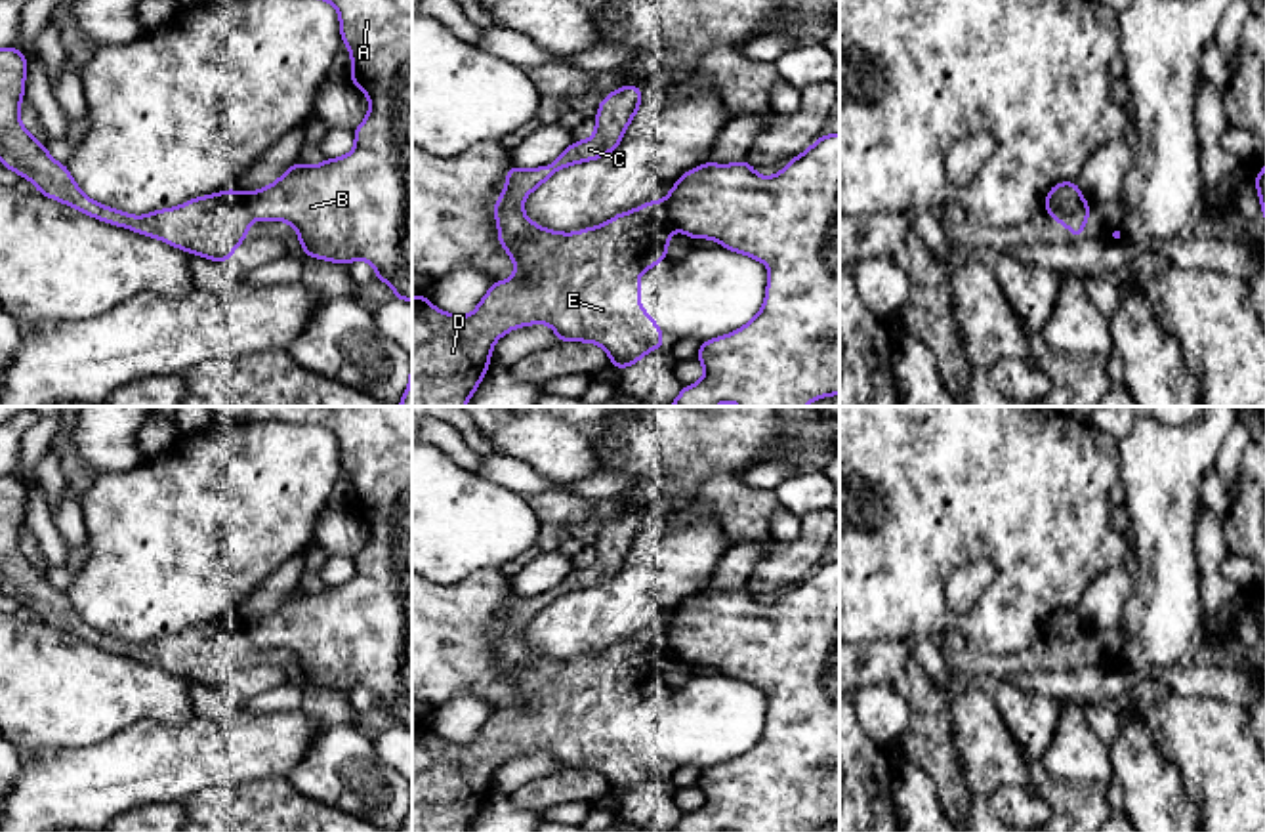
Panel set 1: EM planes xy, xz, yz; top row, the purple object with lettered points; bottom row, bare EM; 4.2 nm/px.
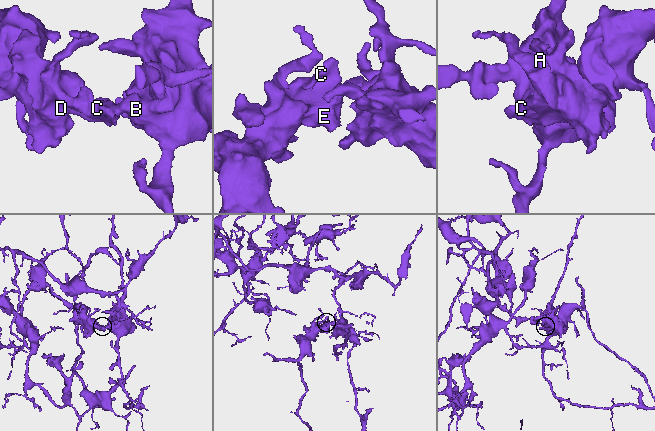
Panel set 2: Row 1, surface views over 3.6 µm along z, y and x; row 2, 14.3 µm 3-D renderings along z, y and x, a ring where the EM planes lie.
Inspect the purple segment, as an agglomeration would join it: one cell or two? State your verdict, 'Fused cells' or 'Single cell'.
Fused cells

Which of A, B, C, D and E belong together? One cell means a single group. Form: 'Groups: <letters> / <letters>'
Groups: A B / C D E

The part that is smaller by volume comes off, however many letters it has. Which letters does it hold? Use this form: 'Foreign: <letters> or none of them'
Foreign: C, D, E

